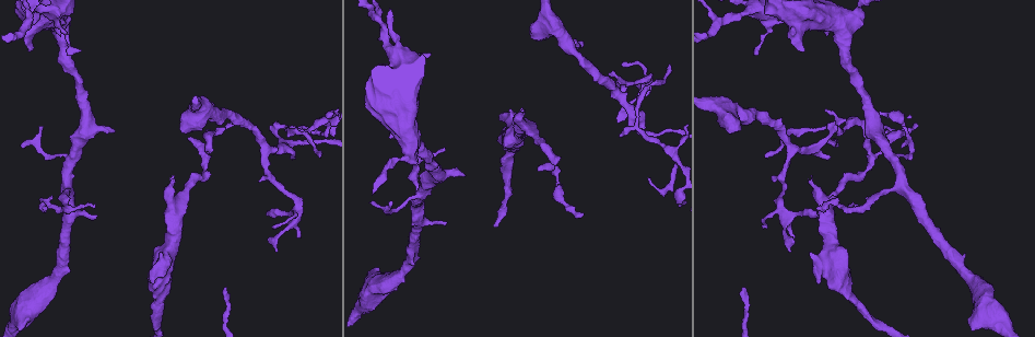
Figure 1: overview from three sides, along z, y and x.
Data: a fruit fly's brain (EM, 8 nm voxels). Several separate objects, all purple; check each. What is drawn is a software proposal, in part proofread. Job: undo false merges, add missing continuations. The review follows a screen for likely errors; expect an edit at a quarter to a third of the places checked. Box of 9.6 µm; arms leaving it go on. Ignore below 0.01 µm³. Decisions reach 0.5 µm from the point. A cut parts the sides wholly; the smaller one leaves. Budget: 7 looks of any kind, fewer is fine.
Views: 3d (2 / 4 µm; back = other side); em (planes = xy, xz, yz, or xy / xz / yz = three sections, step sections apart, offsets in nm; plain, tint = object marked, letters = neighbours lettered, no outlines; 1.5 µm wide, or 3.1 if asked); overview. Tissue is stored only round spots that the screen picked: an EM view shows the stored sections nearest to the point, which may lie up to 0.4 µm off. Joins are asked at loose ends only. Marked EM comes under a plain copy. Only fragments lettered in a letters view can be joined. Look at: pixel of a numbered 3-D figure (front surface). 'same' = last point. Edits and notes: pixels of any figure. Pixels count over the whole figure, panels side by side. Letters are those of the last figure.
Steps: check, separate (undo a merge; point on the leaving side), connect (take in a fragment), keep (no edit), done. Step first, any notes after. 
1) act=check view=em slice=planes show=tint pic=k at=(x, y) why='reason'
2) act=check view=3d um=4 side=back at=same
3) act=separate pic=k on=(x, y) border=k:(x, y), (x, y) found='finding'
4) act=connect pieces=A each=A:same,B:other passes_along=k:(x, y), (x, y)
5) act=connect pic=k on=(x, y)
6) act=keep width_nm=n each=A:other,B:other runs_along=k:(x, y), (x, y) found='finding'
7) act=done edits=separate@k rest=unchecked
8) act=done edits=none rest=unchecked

act=check view=em slice=planes show=letters pic=1 at=(284, 125) why='arms part here'

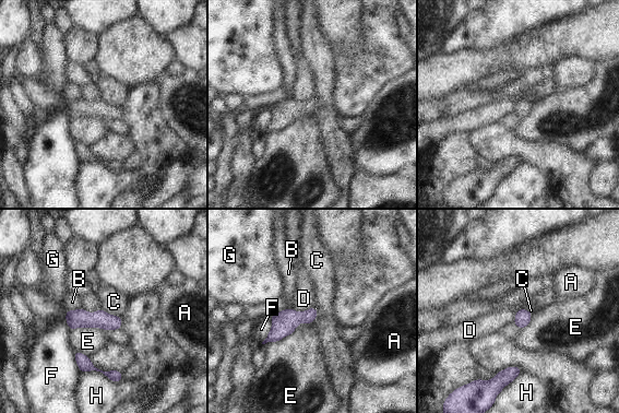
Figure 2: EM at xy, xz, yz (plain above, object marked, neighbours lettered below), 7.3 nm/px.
act=keep each=A:other,B:other,C:other,D:other,E:other,F:other,G:other,H:other runs_along=2:(68, 318), (119, 321) found='continuous, no second neuron'

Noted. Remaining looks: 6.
act=check view=em slice=planes show=letters pic=1 at=(173, 177) why='an open end'

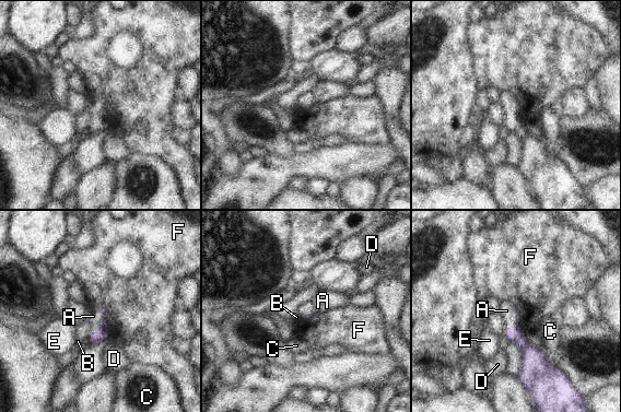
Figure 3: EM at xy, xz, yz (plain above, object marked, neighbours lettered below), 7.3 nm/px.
act=connect pieces=A each=A:same,B:other,C:other,D:other,E:other,F:other passes_along=3:(100, 336), (96, 326), (93, 316) found='the neuron continues'

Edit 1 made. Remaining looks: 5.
act=check view=3d um=4 pic=1 at=(443, 224) why='an open end'

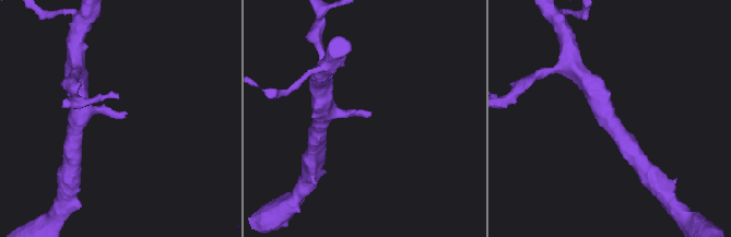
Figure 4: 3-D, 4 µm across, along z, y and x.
act=check view=em slice=planes show=letters pic=4 at=(368, 114)

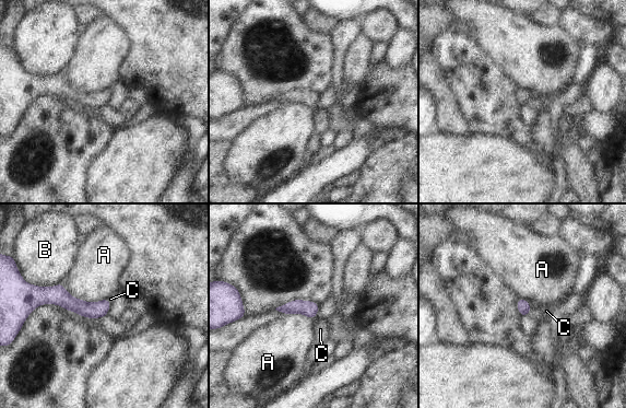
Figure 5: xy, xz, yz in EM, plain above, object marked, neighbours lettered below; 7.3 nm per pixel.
act=connect pieces=C longest_contact=A:360nm each=A:other,B:other,C:same passes_along=5:(523, 307), (529, 305), (546, 311) found='the neuron continues'

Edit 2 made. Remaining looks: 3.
act=done edits=connect@3,connect@5 rest=unchecked

